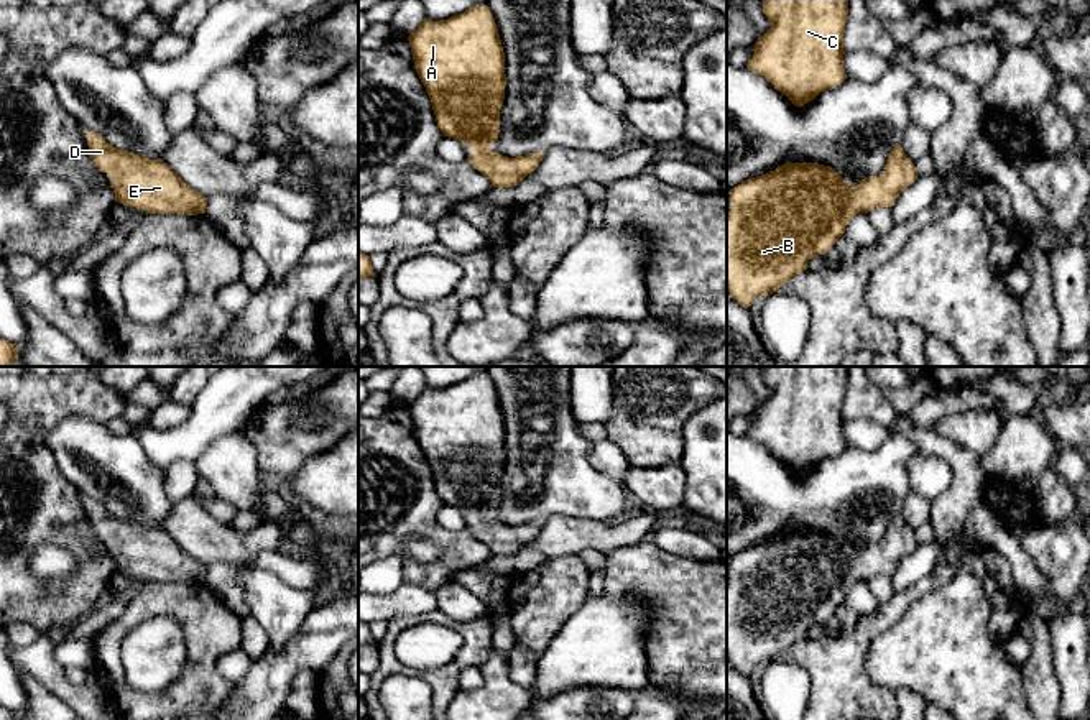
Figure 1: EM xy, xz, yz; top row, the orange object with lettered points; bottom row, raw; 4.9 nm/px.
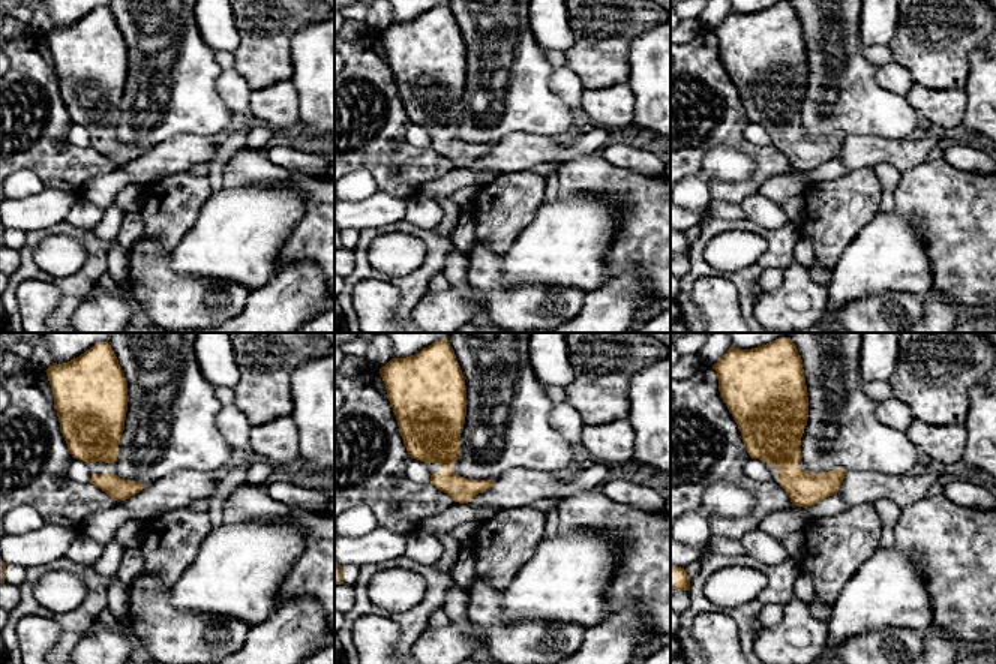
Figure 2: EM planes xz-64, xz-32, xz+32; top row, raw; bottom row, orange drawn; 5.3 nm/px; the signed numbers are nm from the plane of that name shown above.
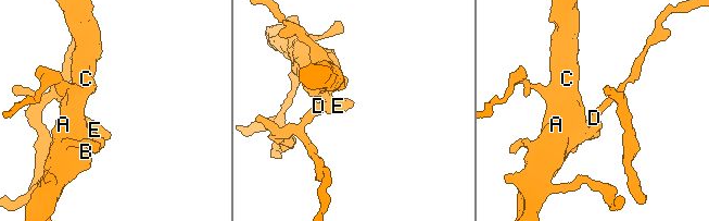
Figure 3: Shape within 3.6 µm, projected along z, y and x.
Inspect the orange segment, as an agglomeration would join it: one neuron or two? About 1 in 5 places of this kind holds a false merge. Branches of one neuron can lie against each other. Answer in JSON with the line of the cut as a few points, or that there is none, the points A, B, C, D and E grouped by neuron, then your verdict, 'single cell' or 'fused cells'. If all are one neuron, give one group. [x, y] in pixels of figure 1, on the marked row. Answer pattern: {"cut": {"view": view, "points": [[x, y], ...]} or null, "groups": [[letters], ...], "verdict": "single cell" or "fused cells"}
{"cut": null, "groups": [["A", "B", "C", "D", "E"]], "verdict": "single cell"}

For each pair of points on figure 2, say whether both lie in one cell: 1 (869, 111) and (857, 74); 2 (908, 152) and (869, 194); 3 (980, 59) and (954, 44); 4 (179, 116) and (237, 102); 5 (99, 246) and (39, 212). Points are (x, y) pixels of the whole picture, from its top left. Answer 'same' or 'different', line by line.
1: same
2: different
3: different
4: different
5: different

